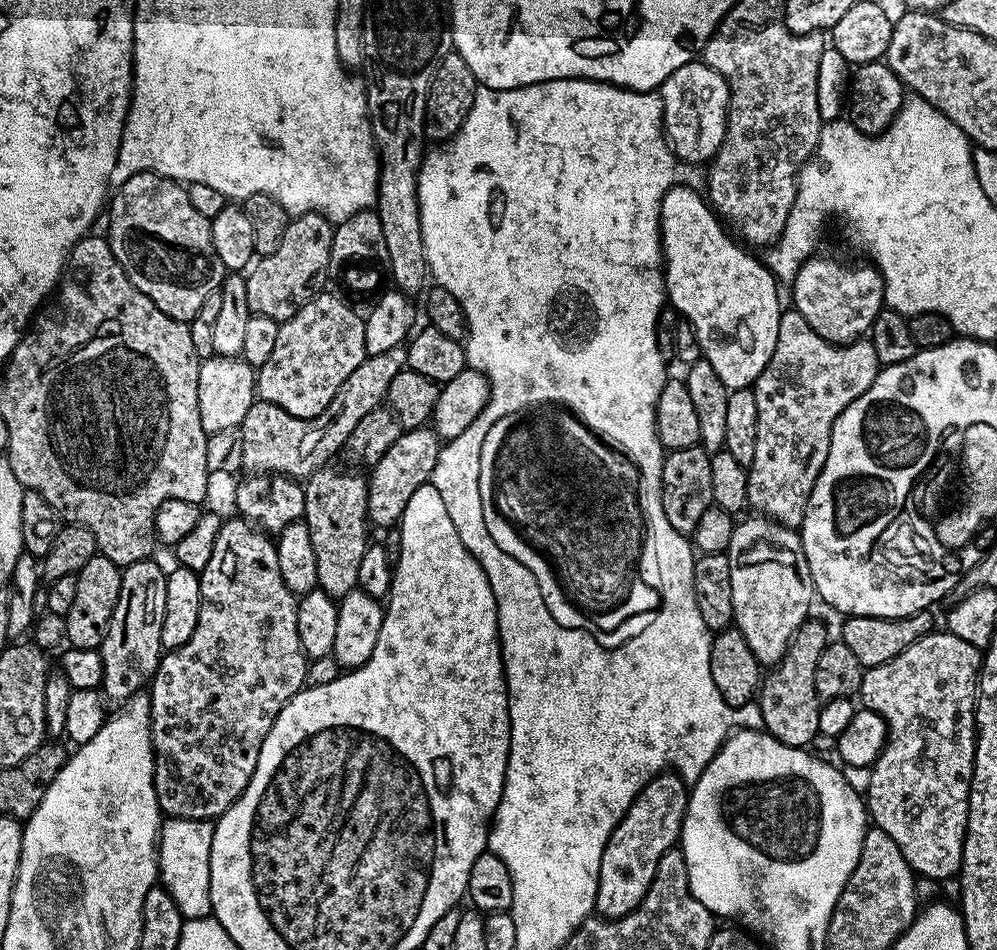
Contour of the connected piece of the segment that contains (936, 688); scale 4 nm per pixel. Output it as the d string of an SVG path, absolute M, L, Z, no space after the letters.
M933 630L927 632L918 642L914 642L914 646L906 646L906 650L902 650L902 654L898 654L898 658L894 658L890 662L882 662L882 666L867 669L858 693L859 703L863 707L877 712L888 727L888 741L882 754L870 769L872 777L868 780L868 792L866 791L866 807L871 823L875 827L886 830L886 834L890 834L890 838L894 838L894 842L898 842L898 850L902 850L906 862L917 877L928 876L924 878L932 882L948 880L951 876L953 879L959 873L964 861L964 835L968 829L968 795L972 789L972 771L976 757L976 694L980 683L981 663L981 649L970 646L970 642L958 638L953 632Z

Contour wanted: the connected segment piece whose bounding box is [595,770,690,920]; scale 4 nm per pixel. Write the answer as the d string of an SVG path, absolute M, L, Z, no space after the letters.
M669 770L661 772L634 798L630 810L618 822L618 826L610 834L606 842L606 850L602 850L602 866L598 878L598 894L596 895L595 911L605 920L617 920L630 914L646 898L650 890L650 882L654 882L654 874L658 870L658 862L662 854L677 847L680 828L684 825L684 815L688 812L689 785L682 777Z

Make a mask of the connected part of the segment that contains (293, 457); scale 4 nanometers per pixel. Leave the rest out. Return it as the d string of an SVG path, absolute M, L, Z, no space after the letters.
M404 346L386 350L382 354L367 355L362 364L350 374L350 378L342 383L333 401L317 417L309 420L294 417L268 401L257 399L250 410L246 410L246 418L239 427L244 468L252 474L277 472L293 478L313 476L331 461L328 459L335 452L339 453L348 443L358 421L370 414L370 410L385 403L390 382L394 382L394 374L401 372L407 363L408 350Z

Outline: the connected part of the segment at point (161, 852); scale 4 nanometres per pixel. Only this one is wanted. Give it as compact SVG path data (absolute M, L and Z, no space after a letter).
M173 816L158 829L158 880L171 894L185 920L212 915L210 902L210 846L214 842L211 820L187 820Z

